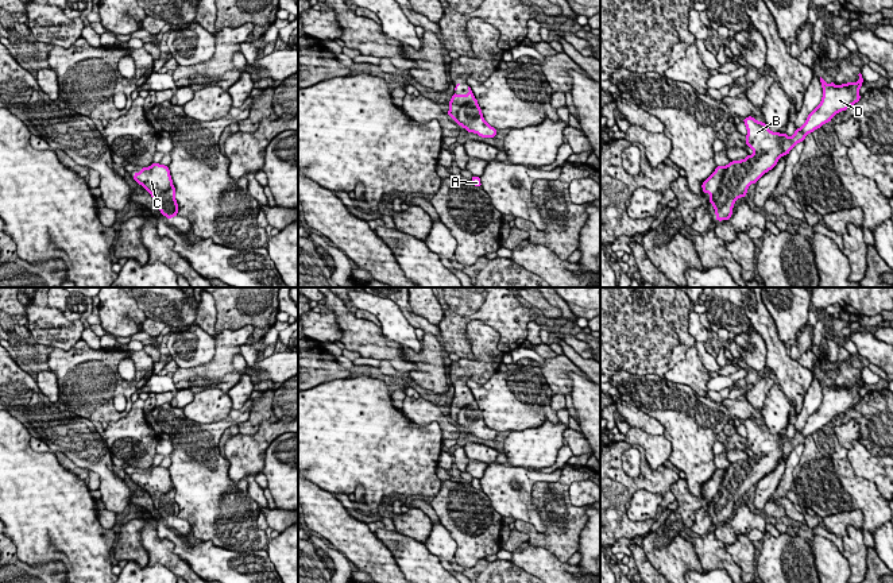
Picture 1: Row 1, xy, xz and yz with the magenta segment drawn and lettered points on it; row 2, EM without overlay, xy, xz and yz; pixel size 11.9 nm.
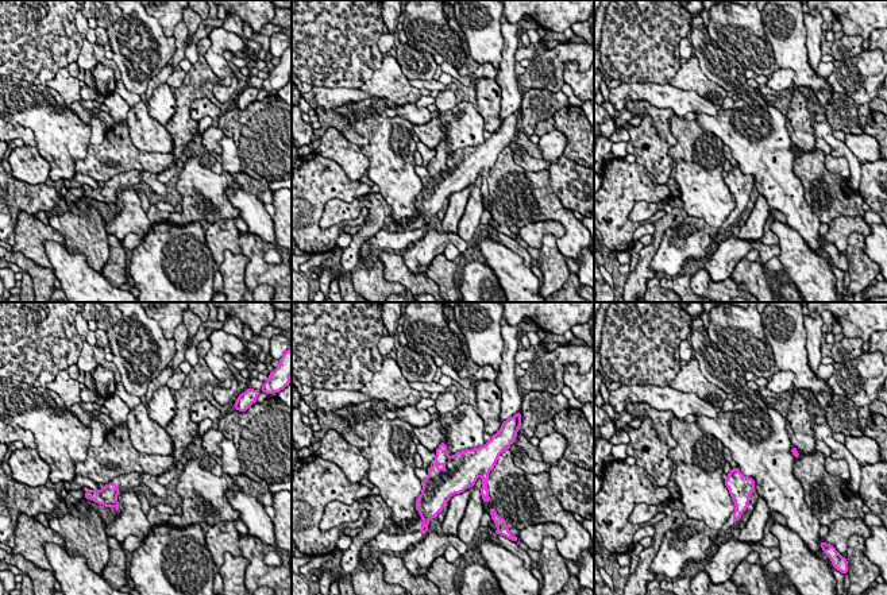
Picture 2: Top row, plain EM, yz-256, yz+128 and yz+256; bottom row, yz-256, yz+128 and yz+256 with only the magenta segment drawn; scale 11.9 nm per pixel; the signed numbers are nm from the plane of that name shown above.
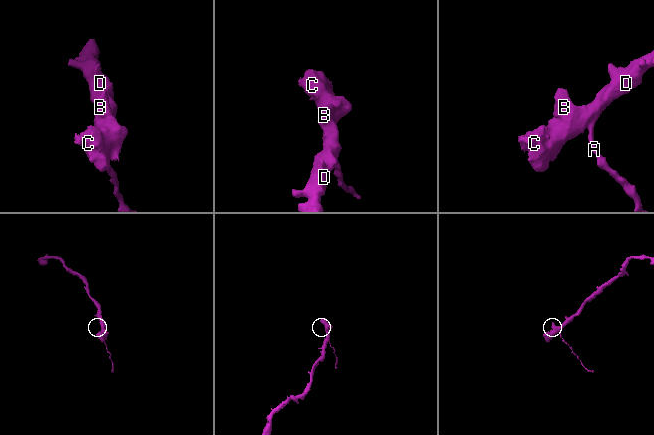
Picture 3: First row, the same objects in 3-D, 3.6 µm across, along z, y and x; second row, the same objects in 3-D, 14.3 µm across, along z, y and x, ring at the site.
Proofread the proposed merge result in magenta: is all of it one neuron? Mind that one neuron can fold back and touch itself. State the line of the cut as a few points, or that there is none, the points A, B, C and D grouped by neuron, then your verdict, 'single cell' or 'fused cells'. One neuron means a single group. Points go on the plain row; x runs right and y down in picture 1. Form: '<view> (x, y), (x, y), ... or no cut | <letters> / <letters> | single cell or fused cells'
yz (727, 468), (719, 490), (710, 501) | A B D / C | fused cells

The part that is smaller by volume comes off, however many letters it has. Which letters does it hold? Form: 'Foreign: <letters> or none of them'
Foreign: C

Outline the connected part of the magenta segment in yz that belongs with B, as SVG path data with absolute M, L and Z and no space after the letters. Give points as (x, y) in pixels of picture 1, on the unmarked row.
M861 375L858 378L858 385L847 385L840 389L836 389L835 385L827 386L820 379L823 401L808 417L803 429L797 431L790 440L785 435L772 435L765 424L757 424L753 418L743 421L747 432L746 447L754 456L727 467L719 491L710 503L714 507L718 524L731 520L735 503L745 499L749 489L772 472L782 457L788 457L808 436L820 431L824 425L831 425L836 416L861 402L859 390L865 382Z

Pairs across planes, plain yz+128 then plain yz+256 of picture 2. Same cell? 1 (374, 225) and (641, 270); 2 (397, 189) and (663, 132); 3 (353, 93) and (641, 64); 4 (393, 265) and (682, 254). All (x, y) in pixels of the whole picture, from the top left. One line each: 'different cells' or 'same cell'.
1: same cell
2: different cells
3: different cells
4: different cells

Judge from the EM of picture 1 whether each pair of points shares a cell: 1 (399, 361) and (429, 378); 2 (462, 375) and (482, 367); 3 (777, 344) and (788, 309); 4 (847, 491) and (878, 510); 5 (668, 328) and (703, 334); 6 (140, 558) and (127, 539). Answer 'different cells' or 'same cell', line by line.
1: different cells
2: same cell
3: different cells
4: same cell
5: different cells
6: same cell

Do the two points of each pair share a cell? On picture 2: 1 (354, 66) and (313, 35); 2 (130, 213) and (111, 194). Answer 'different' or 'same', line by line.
1: same
2: different

